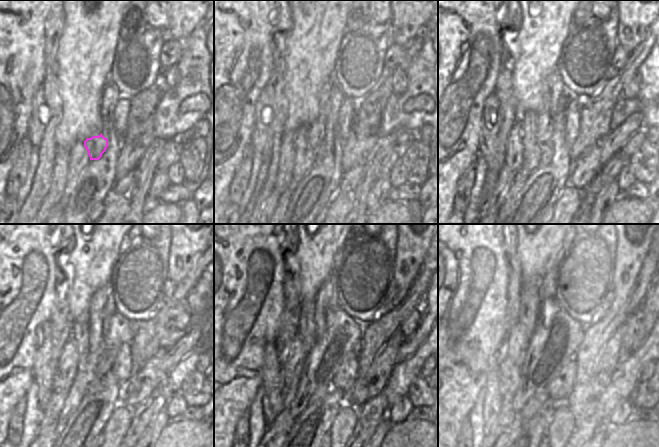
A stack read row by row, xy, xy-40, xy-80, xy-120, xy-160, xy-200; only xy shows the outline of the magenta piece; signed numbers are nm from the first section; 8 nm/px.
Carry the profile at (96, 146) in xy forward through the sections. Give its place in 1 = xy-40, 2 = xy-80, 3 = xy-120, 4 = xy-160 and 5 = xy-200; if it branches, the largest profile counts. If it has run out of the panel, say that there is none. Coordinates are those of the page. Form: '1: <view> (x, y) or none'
1: xy-40 (317, 130)
2: xy-80 (553, 88)
3: xy-120 (102, 306)
4: xy-160 (326, 299)
5: xy-200 (547, 289)

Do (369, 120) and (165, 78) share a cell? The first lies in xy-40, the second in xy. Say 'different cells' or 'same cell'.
different cells

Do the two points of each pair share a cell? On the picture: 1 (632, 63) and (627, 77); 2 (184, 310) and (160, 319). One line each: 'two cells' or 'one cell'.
1: two cells
2: two cells

